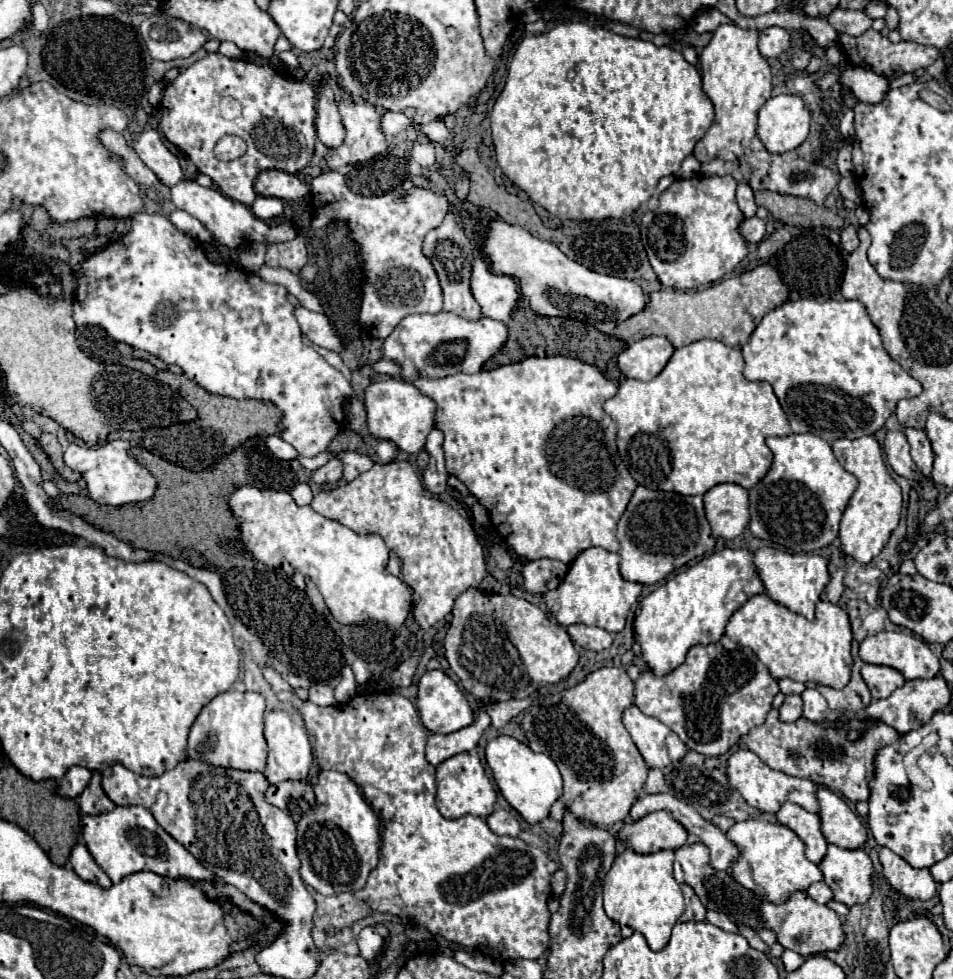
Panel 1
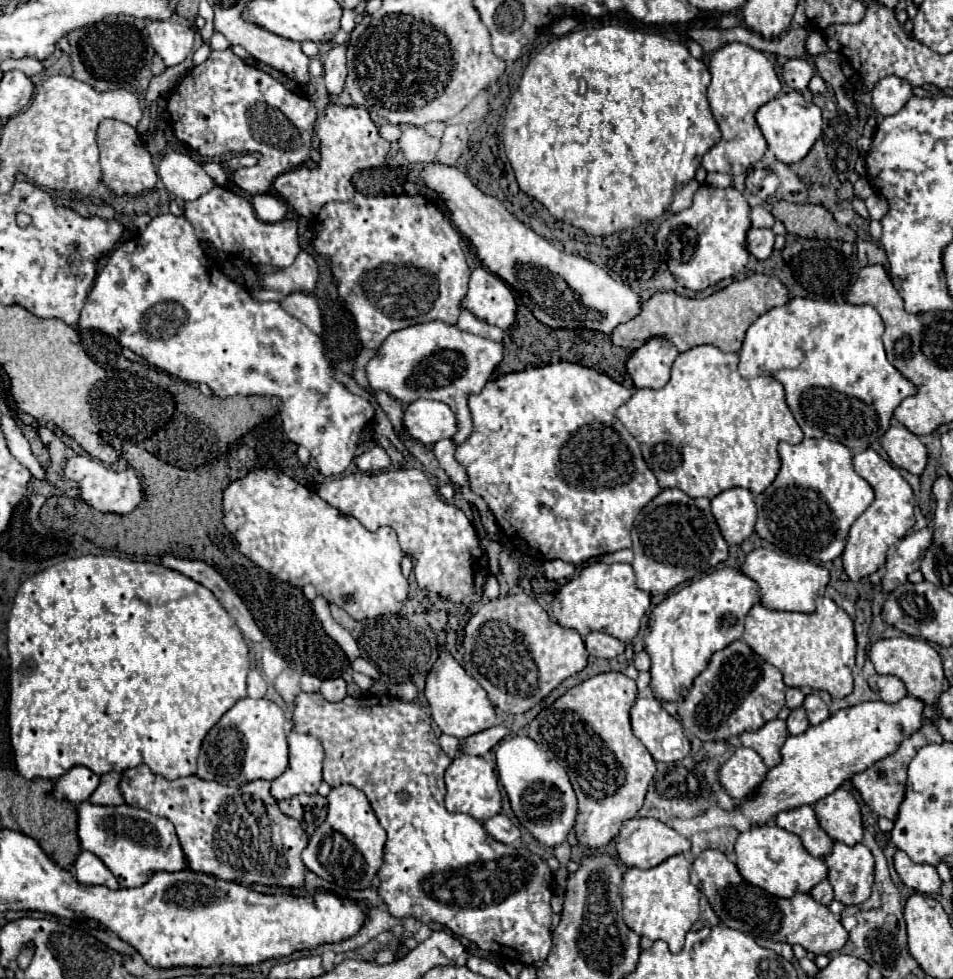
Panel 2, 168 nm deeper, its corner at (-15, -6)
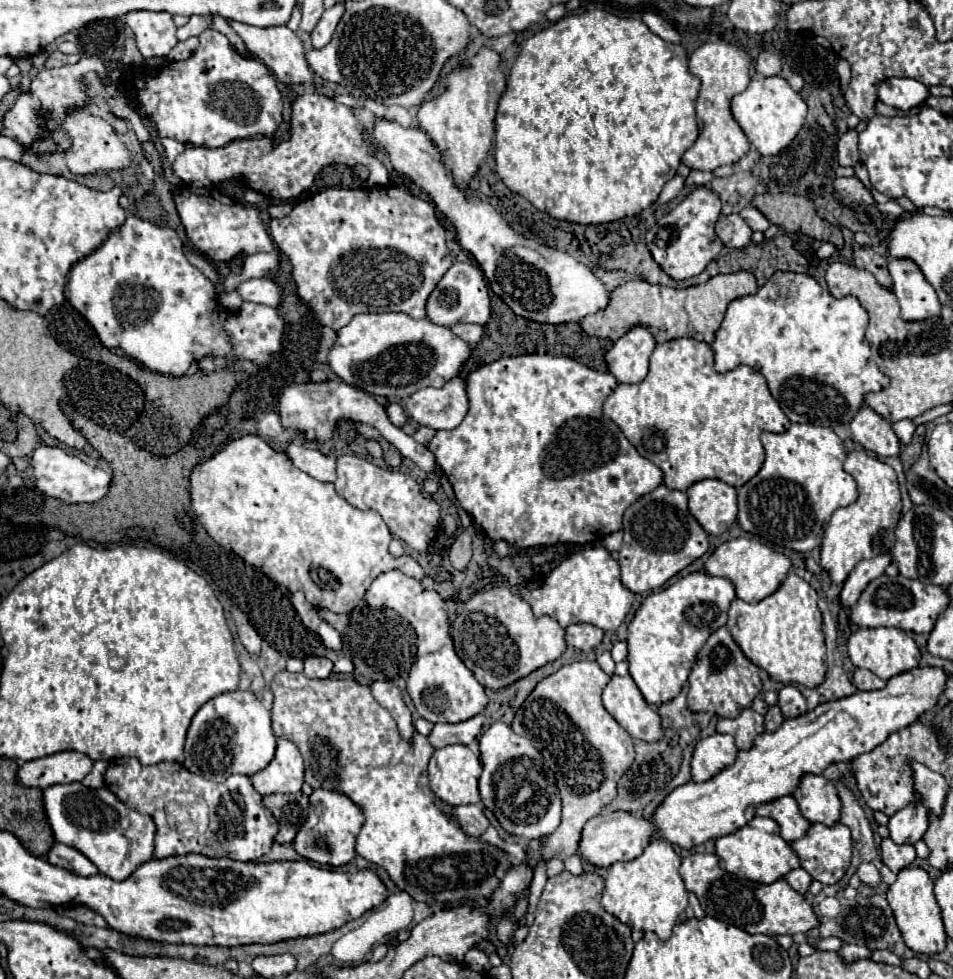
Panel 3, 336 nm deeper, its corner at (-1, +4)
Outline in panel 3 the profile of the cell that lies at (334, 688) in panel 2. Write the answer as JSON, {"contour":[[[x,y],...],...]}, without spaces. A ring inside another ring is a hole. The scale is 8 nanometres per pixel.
{"contour":[[[307,658],[305,660],[305,670],[303,674],[307,678],[313,678],[313,680],[323,680],[323,678],[329,678],[333,672],[333,662],[329,658]]]}

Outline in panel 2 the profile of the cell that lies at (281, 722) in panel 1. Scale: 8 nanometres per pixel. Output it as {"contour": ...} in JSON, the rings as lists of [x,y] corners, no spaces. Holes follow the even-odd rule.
{"contour":[[[295,730],[289,732],[289,766],[271,782],[271,796],[275,800],[287,800],[297,794],[315,794],[321,784],[323,746],[307,734]]]}

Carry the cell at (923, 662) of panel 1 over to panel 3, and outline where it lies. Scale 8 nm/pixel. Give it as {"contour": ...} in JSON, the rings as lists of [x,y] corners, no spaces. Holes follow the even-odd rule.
{"contour":[[[859,628],[847,640],[847,650],[849,650],[851,662],[857,668],[867,668],[883,680],[889,680],[897,674],[917,668],[921,660],[921,652],[915,640],[905,630],[899,630],[899,628]]]}

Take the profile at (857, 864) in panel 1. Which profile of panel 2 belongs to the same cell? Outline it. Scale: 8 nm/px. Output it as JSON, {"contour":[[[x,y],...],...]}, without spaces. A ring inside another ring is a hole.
{"contour":[[[861,842],[847,846],[833,844],[833,852],[823,858],[827,864],[827,880],[841,904],[861,904],[869,898],[873,886],[873,856]]]}

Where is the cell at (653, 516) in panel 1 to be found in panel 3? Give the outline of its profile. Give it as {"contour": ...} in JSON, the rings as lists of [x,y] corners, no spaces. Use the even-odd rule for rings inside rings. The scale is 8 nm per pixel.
{"contour":[[[665,484],[657,486],[653,492],[641,496],[637,502],[633,502],[623,516],[623,546],[619,550],[619,566],[621,566],[621,582],[635,594],[651,592],[655,588],[661,588],[671,576],[687,568],[693,560],[701,558],[709,550],[707,532],[697,524],[693,514],[687,508],[687,494],[679,490],[669,490]]]}

